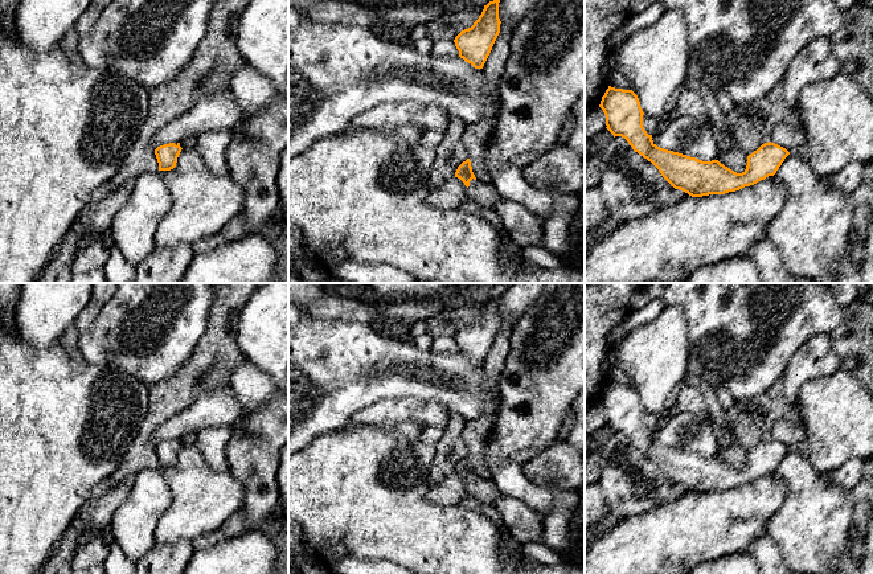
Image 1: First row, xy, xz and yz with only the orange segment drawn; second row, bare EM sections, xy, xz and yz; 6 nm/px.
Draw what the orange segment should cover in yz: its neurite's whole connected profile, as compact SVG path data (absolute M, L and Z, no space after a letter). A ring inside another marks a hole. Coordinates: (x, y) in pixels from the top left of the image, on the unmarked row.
M608 382L602 393L599 403L606 411L606 425L614 431L614 434L624 434L632 446L651 458L675 485L680 485L692 493L725 491L754 481L769 472L774 472L784 455L790 451L786 444L775 439L765 439L747 452L746 466L742 470L737 470L718 456L702 458L696 454L657 443L652 436L652 431L648 431L643 423L644 409L640 403L638 391L632 386Z

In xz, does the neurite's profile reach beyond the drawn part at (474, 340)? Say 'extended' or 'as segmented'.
as segmented

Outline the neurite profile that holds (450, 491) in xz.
M452 473L434 483L426 497L436 505L458 505L463 499L468 497L467 483L460 475Z

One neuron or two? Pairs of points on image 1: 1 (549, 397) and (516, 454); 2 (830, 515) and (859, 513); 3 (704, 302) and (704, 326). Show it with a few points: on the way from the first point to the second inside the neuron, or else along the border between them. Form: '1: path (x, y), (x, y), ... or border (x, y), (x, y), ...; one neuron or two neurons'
1: path (535, 411), (516, 439); one neuron
2: border (851, 491), (853, 511), (848, 544); two neurons
3: path (704, 307), (704, 320); one neuron

